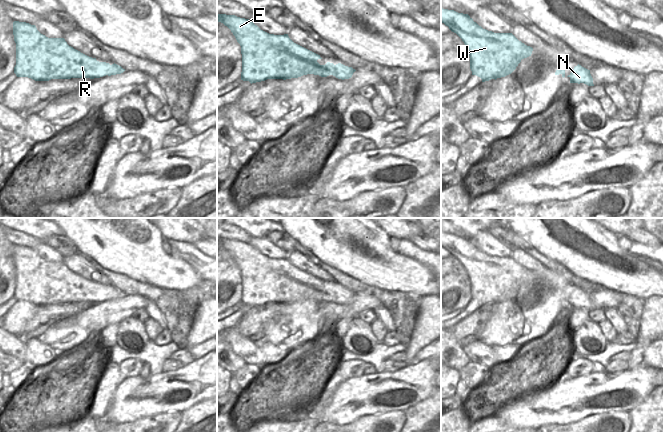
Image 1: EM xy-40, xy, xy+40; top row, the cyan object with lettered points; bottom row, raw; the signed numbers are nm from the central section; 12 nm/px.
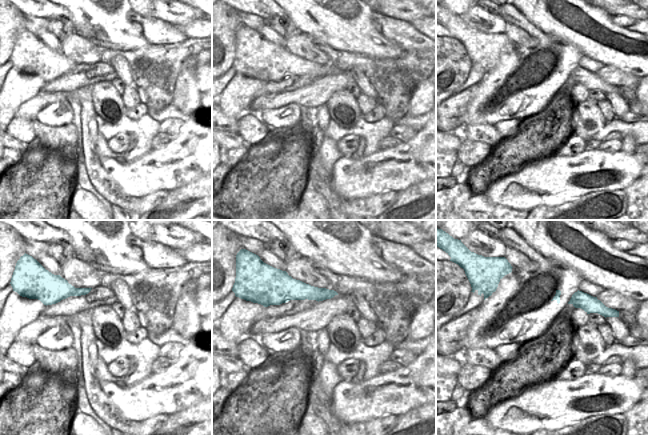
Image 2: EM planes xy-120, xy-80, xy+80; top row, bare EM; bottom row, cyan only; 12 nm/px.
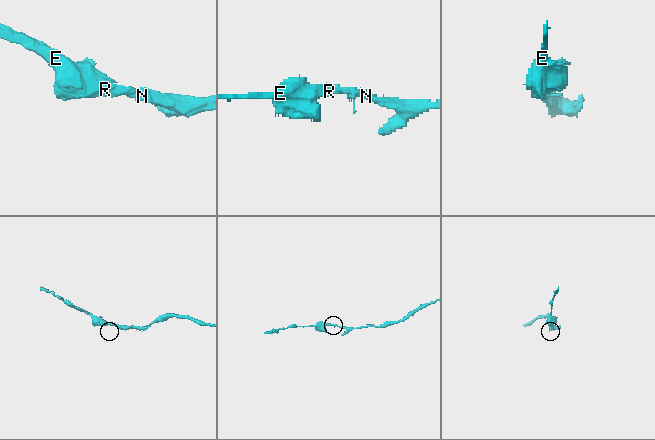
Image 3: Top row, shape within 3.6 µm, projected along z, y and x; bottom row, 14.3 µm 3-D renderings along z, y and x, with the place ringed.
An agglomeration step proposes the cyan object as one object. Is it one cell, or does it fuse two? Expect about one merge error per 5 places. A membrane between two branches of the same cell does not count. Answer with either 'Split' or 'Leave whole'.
Leave whole

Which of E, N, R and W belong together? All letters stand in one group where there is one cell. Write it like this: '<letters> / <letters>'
E N R W

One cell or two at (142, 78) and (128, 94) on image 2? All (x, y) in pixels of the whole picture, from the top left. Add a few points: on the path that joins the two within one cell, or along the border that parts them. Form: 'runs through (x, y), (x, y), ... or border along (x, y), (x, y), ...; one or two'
border along (134, 82), (136, 85); two

